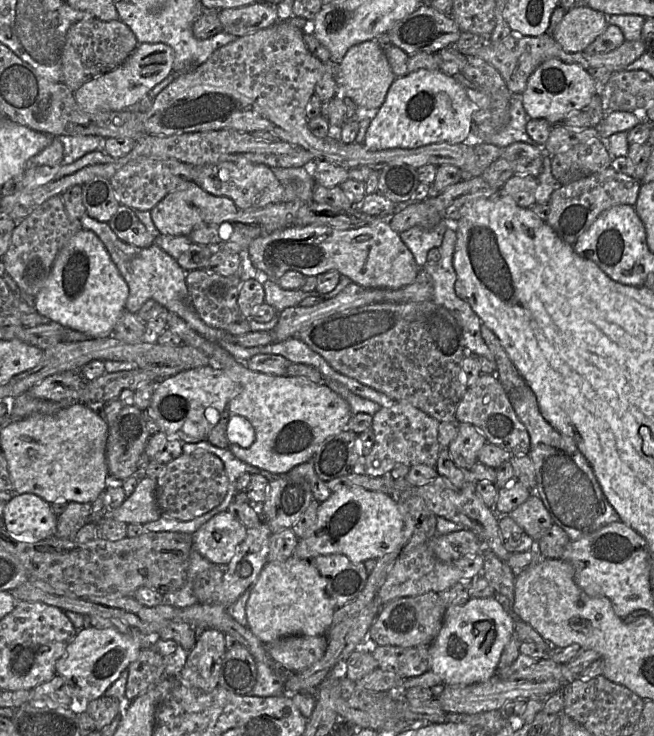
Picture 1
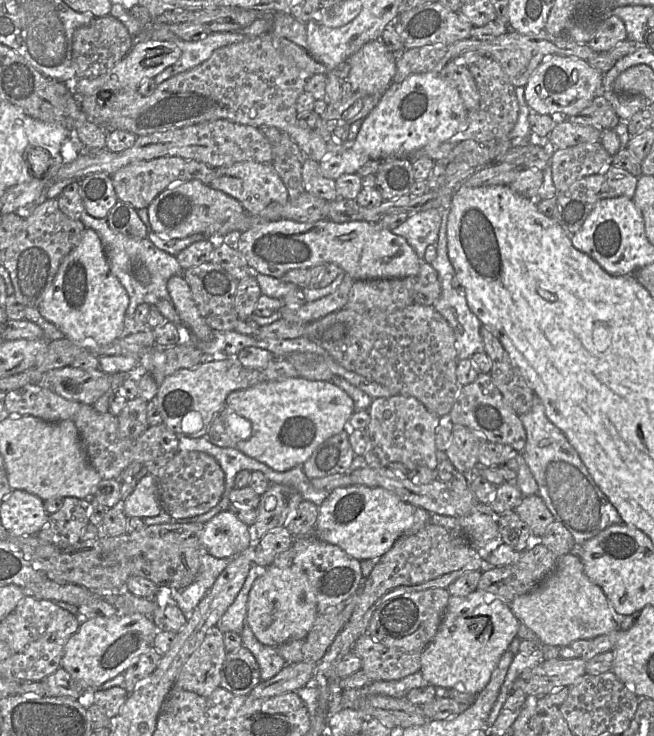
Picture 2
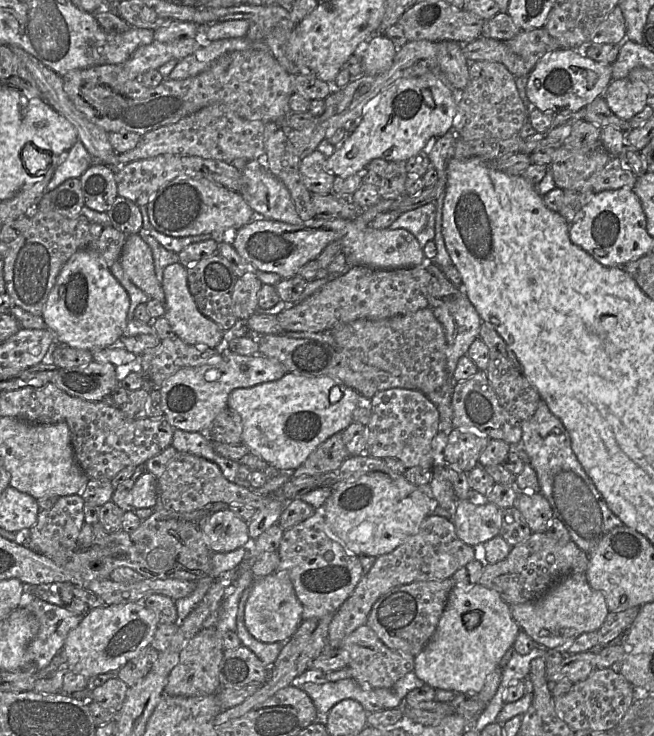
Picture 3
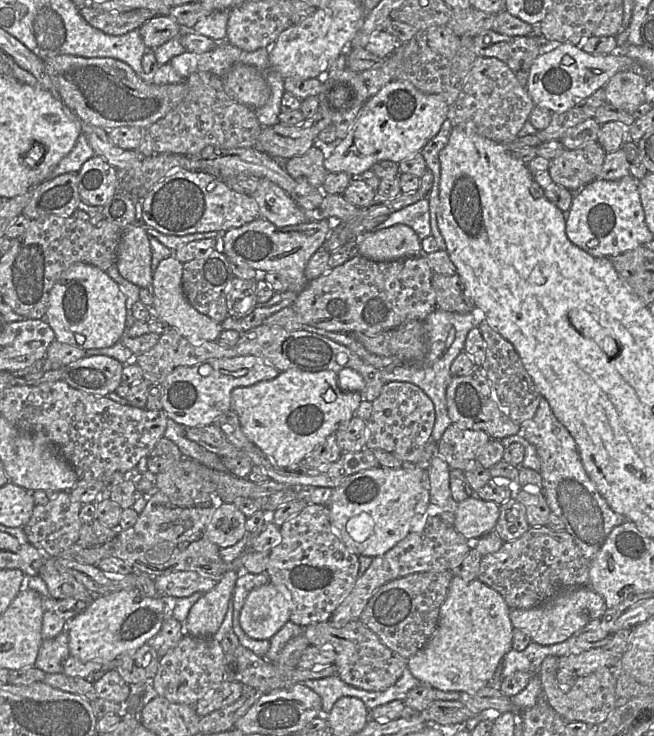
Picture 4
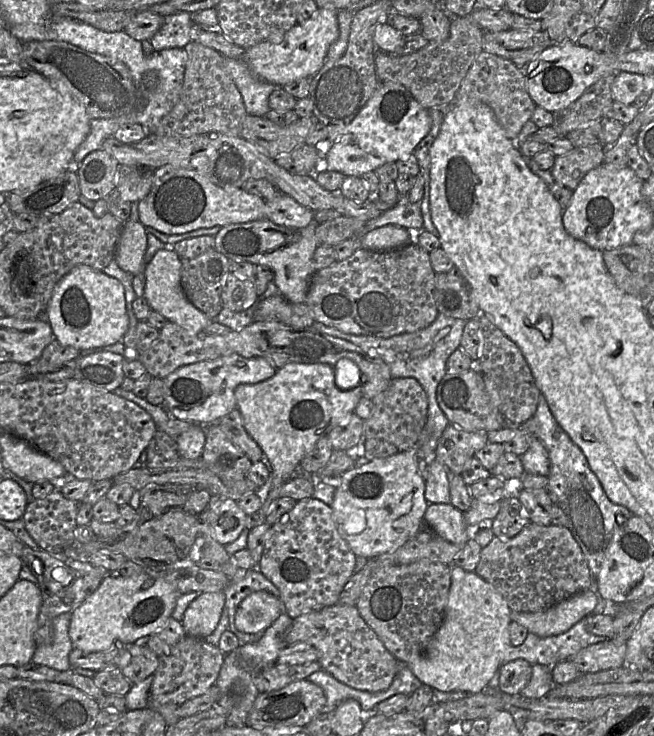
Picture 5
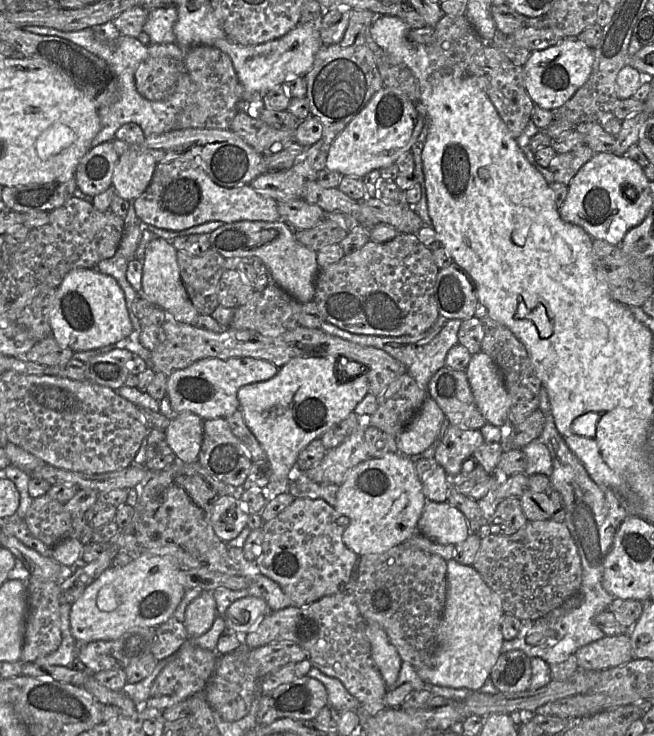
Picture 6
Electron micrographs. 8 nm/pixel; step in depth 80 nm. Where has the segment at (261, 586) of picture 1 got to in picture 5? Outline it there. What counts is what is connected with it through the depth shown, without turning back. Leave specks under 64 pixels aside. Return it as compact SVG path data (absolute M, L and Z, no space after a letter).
M256 591L239 604L235 613L235 626L244 633L263 633L283 613L286 612L279 597L267 591Z

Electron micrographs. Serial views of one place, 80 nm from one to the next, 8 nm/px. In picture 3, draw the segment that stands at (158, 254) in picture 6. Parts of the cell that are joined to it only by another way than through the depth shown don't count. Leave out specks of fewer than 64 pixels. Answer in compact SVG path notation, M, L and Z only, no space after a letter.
M173 263L164 269L161 287L165 295L165 314L177 337L189 345L215 348L223 339L223 330L198 310L187 283L187 270L180 263Z

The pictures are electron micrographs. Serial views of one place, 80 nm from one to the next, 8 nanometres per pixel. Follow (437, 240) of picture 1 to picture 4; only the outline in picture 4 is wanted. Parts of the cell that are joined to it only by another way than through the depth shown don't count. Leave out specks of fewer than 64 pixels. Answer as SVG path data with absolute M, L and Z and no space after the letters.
M427 198L390 214L384 222L366 234L403 224L411 227L420 241L431 235L429 201Z

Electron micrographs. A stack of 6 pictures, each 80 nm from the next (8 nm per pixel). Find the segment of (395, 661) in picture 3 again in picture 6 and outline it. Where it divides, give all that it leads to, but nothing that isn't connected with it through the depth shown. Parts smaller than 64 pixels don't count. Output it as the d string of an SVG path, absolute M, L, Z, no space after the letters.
M343 590L304 607L290 606L266 615L259 625L243 637L243 644L256 648L270 643L293 642L306 653L312 666L339 679L371 717L386 708L387 686L378 670L365 633L365 619L353 593Z

